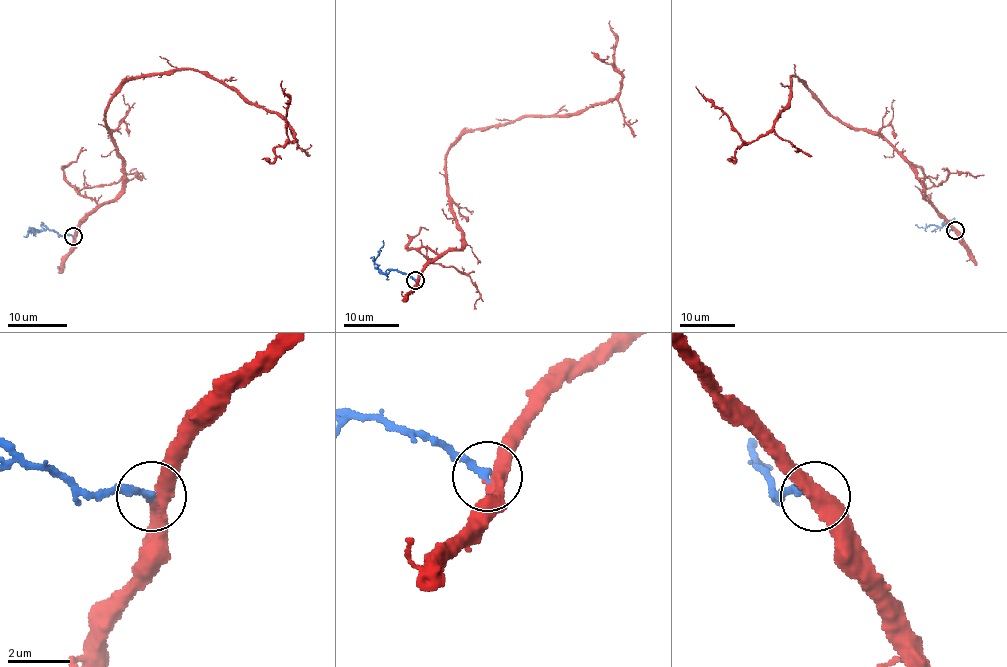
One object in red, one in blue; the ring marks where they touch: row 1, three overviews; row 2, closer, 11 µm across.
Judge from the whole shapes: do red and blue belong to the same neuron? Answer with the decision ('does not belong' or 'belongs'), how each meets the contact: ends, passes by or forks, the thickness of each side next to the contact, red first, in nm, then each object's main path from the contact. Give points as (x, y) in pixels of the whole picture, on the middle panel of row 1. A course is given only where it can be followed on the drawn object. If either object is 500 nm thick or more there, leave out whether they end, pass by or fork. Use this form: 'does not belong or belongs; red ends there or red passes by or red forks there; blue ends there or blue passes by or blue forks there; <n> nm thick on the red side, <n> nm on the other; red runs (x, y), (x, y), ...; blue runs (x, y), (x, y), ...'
belongs; red passes by; blue ends there; 460 nm thick on the red side, 240 nm on the other; red runs (415, 281), (462, 241), (450, 205), (445, 153), (466, 132), (604, 104), (620, 91), (621, 75), (610, 20); blue runs (415, 280), (396, 270), (382, 273), (376, 267), (374, 261), (383, 240)

